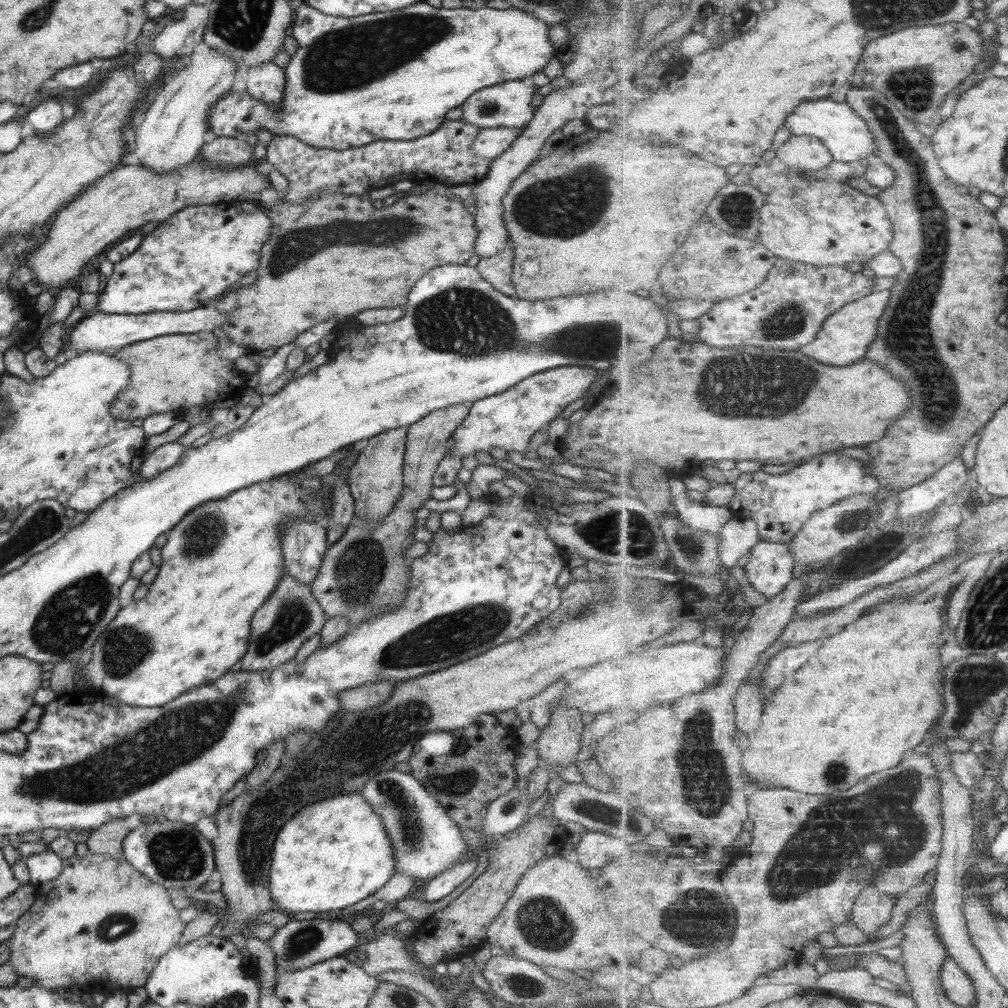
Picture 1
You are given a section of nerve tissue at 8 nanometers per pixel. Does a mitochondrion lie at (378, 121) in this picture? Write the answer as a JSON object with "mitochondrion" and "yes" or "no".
{"mitochondrion":"no"}

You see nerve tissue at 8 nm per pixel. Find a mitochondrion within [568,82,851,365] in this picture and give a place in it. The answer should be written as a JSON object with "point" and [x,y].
{"point":[784,322]}

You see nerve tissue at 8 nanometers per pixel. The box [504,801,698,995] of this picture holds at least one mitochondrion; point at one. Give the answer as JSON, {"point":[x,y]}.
{"point":[538,923]}

